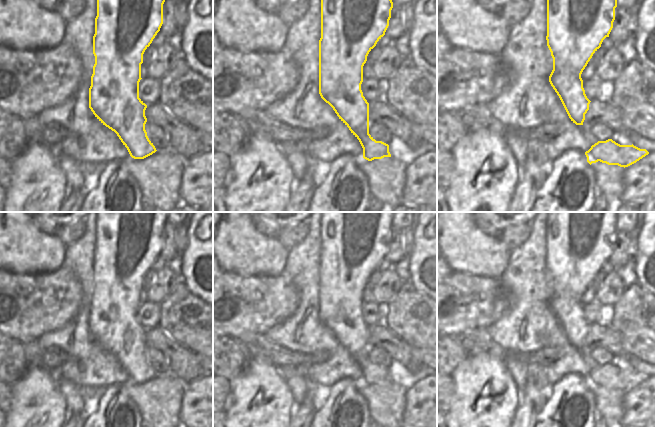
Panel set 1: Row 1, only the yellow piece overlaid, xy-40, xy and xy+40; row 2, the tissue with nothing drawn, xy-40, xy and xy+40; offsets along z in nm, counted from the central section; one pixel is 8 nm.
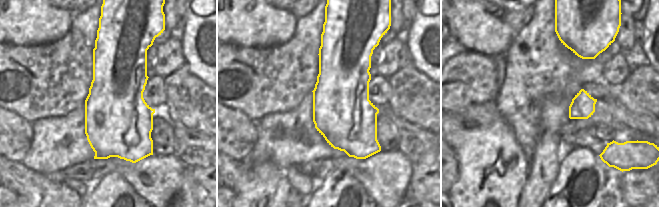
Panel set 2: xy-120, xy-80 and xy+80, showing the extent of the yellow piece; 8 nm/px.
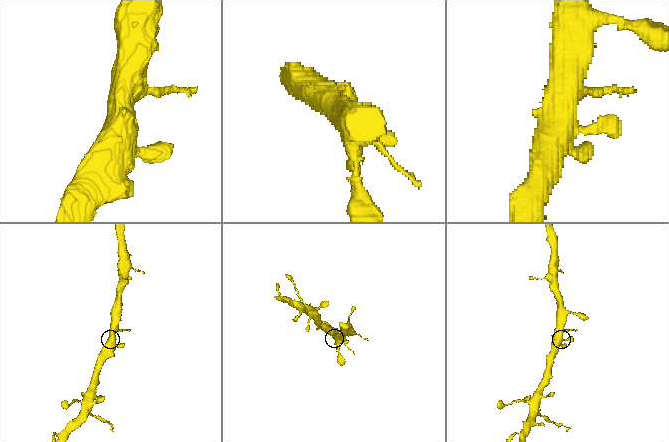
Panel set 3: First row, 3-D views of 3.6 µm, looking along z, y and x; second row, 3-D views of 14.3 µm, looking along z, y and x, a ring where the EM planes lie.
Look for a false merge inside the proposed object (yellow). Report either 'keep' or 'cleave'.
keep

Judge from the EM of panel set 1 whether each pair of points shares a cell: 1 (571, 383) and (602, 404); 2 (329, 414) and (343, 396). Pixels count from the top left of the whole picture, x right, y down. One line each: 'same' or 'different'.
1: different
2: same

